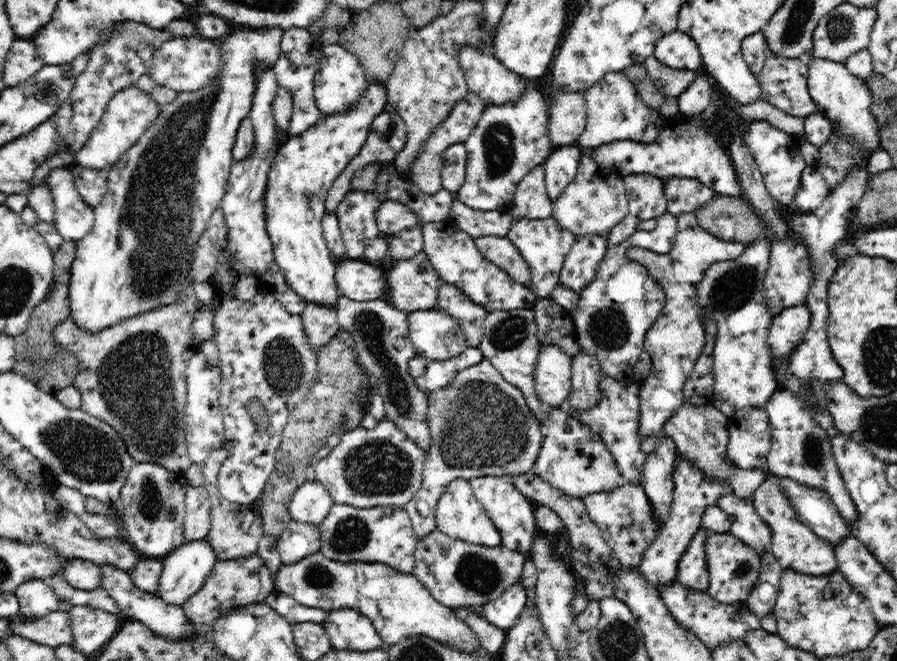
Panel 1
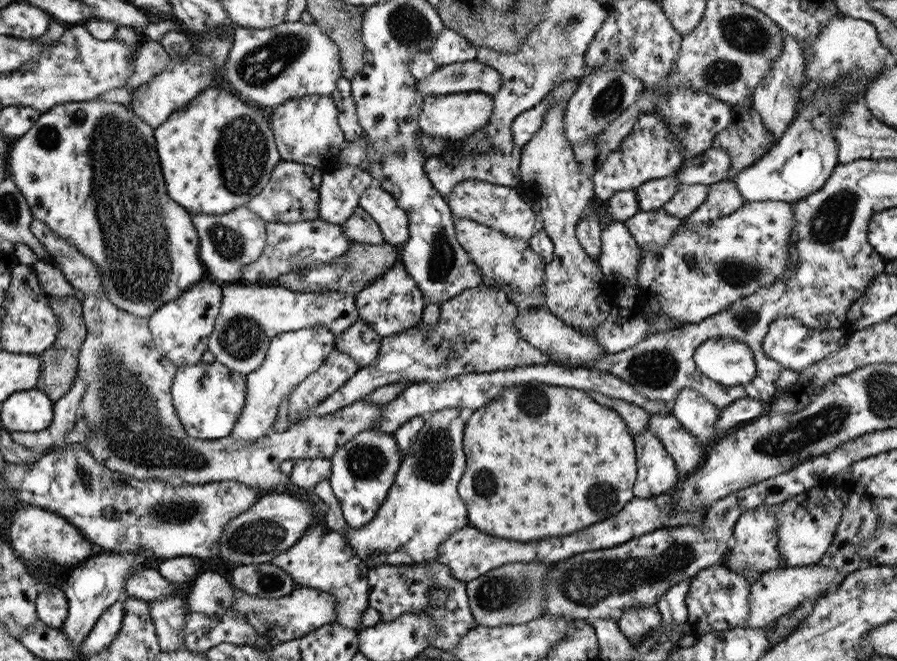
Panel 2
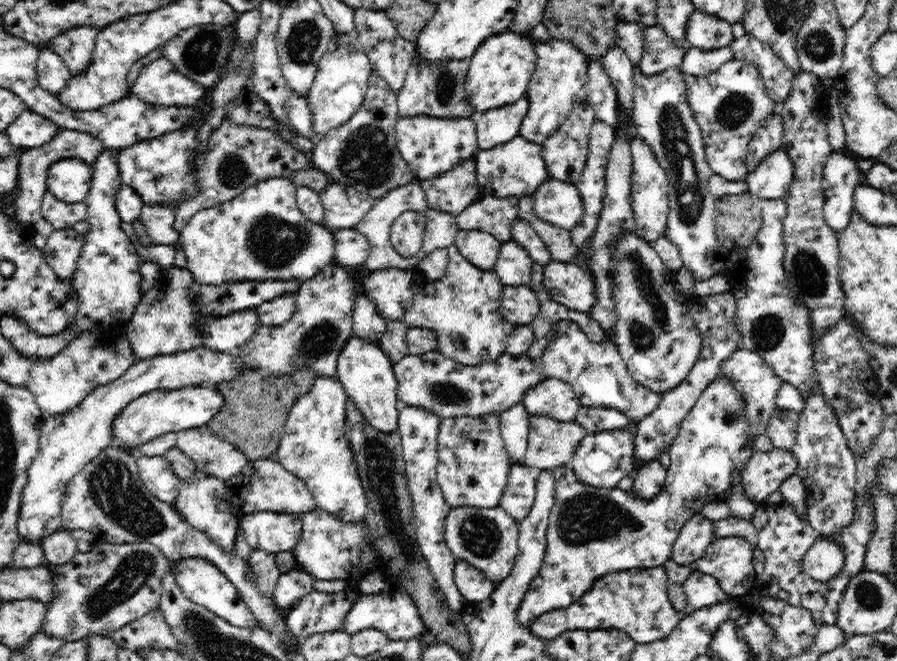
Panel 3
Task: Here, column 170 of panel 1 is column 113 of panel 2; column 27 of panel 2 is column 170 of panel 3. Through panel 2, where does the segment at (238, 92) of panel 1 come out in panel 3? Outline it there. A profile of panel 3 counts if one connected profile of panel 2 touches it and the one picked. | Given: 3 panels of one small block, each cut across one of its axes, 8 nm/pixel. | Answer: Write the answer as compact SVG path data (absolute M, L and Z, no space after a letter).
M188 123L179 129L172 129L163 132L160 136L139 140L133 145L127 146L119 151L117 162L121 181L126 186L133 188L140 197L143 206L163 206L168 208L178 208L182 202L190 200L198 192L198 177L196 166L196 156L200 154L200 135L198 135L198 125Z

